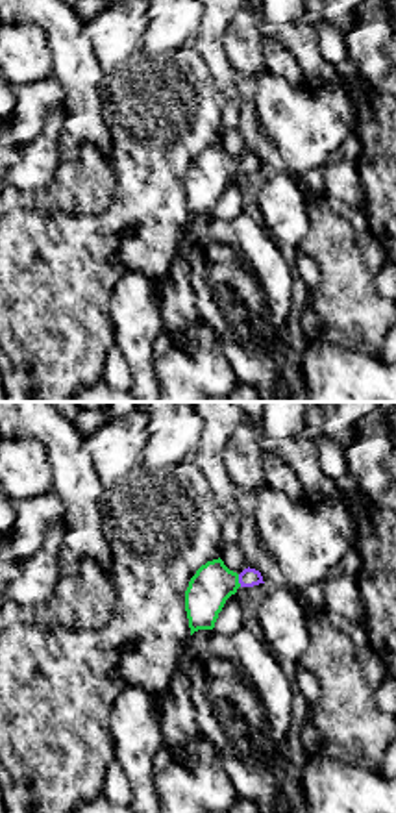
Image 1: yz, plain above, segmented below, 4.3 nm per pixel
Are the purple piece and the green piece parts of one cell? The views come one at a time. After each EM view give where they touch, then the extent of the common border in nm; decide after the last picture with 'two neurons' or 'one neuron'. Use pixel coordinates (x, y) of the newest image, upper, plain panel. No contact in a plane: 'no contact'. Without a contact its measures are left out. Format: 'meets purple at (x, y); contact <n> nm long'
meets purple at (239, 165); contact 60 nm long

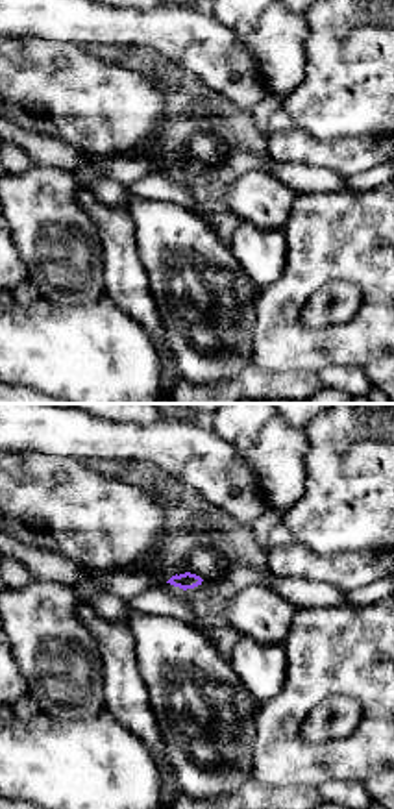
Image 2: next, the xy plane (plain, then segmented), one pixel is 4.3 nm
no contact

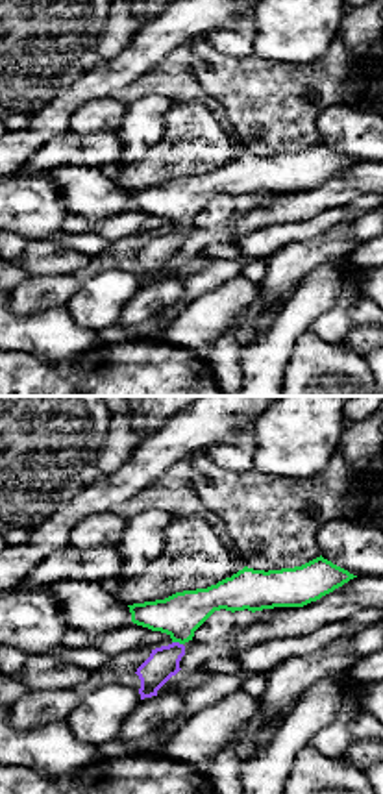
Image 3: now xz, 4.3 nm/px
meets purple at (178, 228); contact 50 nm long

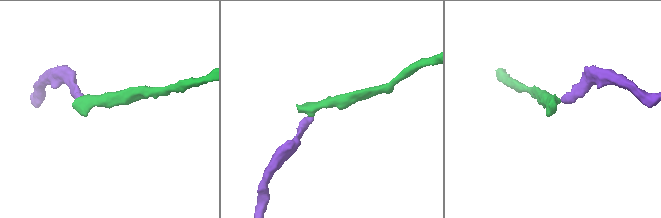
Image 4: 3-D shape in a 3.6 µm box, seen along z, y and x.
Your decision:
one neuron

